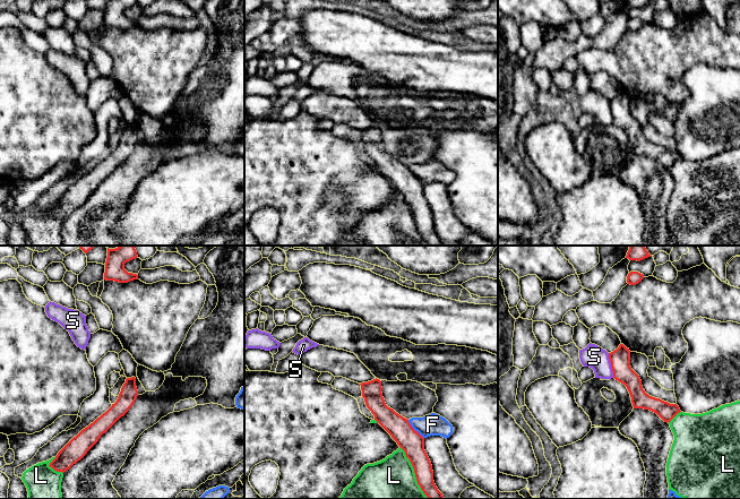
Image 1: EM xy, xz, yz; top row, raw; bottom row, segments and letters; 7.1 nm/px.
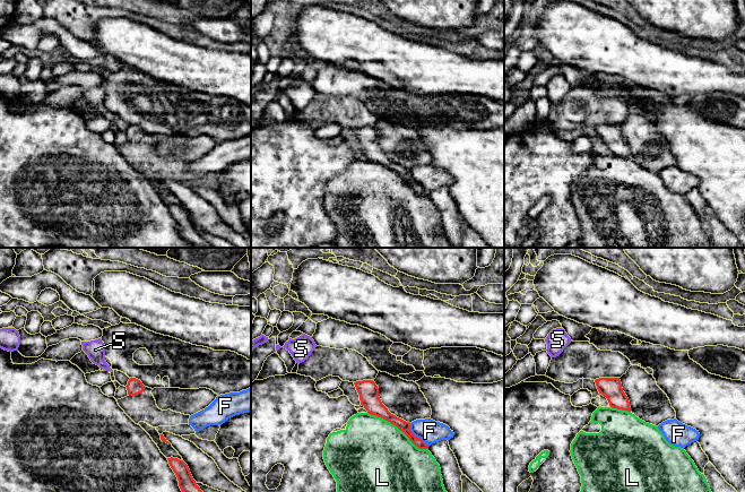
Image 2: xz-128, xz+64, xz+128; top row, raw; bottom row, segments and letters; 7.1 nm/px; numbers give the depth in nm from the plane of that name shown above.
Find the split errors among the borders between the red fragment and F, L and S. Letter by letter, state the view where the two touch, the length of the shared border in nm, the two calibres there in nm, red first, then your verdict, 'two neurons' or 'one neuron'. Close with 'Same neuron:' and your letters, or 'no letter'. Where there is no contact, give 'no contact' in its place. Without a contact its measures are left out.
F: xz | 180 nm | 170/160 nm | two neurons
L: xz | 440 nm | 170/460 nm | two neurons
S: yz | 180 nm | 140/160 nm | two neurons
Same neuron: no letter

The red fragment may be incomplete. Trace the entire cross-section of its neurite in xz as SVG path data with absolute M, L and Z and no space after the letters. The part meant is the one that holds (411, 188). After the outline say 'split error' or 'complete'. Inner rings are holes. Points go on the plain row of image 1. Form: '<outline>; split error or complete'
M376 124L360 131L367 154L375 162L375 166L405 198L423 240L429 246L445 246L434 231L432 212L424 197L424 184L412 174L407 165L386 152L379 126Z; complete

